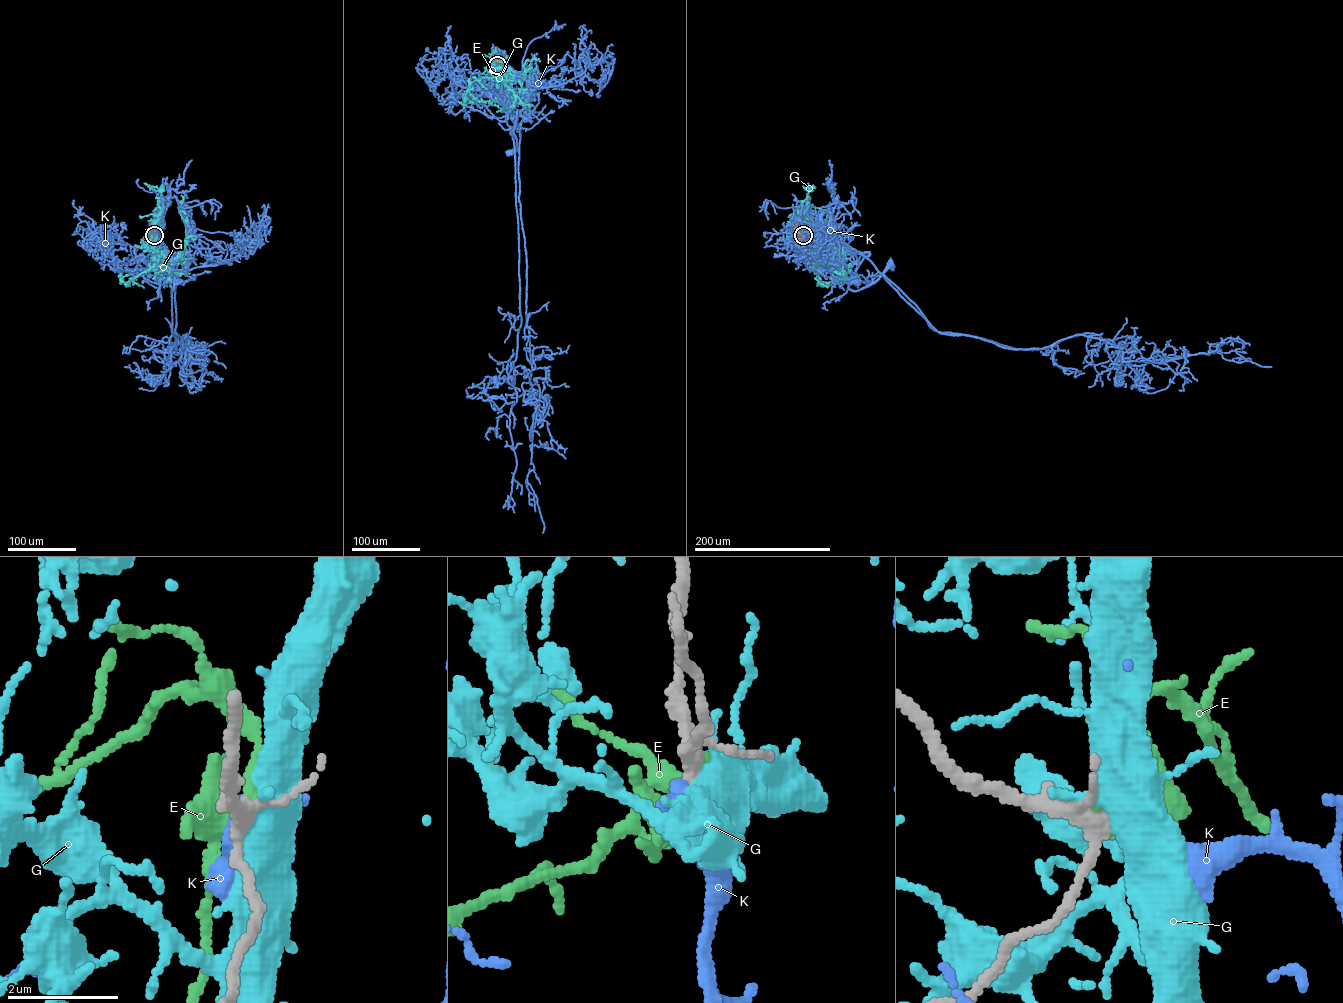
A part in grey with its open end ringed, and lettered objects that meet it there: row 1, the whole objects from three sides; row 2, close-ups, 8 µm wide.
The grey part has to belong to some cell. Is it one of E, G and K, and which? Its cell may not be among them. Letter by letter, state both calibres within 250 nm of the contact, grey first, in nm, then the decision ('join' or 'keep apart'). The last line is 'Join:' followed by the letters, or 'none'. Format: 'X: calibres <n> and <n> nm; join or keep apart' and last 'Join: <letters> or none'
E: calibres 240 and 180 nm; keep apart
G: calibres 240 and 500 nm; keep apart
K: calibres 240 and 360 nm; join
Join: K

